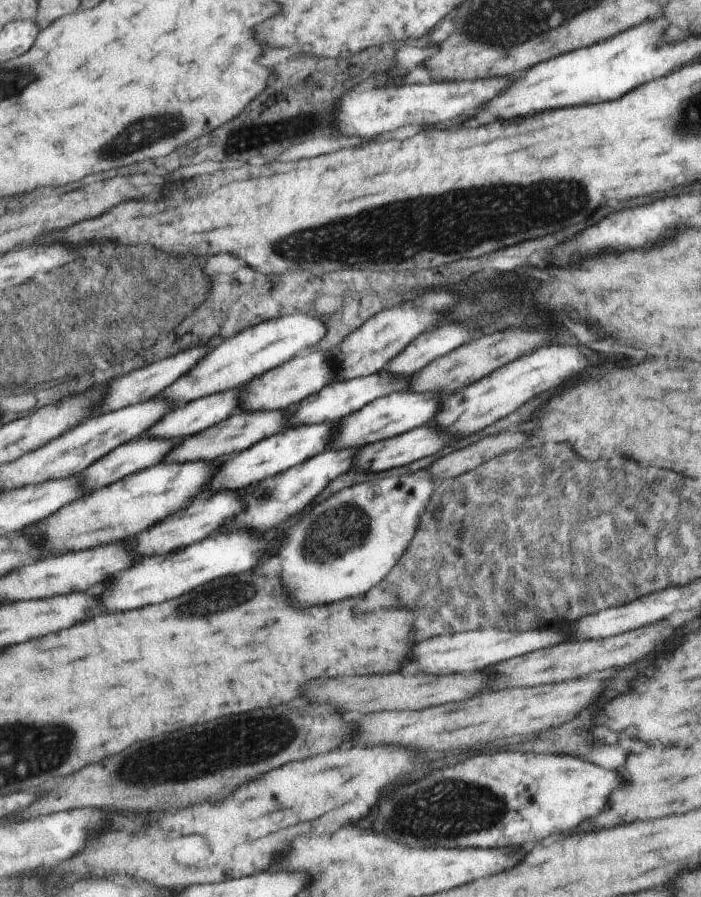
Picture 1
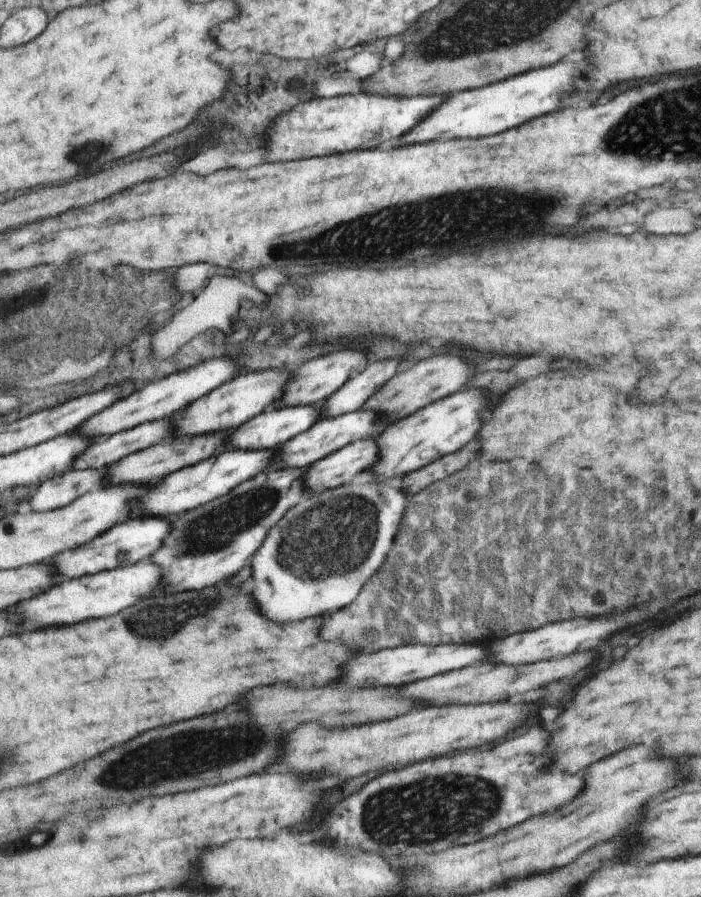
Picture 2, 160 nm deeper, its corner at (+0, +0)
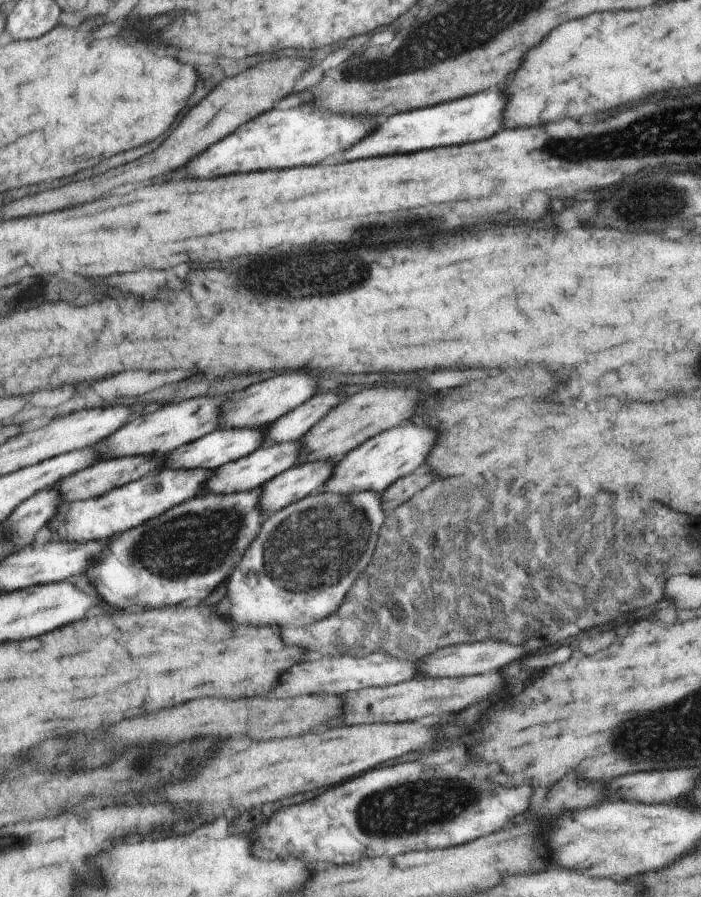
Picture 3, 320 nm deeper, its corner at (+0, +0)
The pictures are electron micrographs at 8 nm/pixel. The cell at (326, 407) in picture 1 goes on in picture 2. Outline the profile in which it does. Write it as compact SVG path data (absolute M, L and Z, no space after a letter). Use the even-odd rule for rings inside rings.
M305 405L302 407L269 408L259 416L254 416L248 423L241 428L233 430L226 438L226 446L237 450L261 451L262 449L278 450L288 440L295 438L295 435L305 432L317 421L323 419L320 414L319 405Z

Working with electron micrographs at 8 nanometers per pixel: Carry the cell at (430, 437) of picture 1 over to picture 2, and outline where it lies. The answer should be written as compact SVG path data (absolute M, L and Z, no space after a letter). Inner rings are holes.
M375 438L357 440L354 443L341 447L333 454L310 464L306 468L306 490L309 494L321 492L321 490L334 489L350 483L357 474L364 470L369 471L371 465L378 461L378 444Z

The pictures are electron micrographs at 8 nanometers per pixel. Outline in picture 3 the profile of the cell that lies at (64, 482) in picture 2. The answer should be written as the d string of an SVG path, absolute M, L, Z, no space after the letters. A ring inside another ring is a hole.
M57 488L45 489L37 494L34 494L29 500L21 503L15 509L6 521L2 522L2 526L7 526L7 538L11 538L15 542L15 546L23 548L27 544L33 543L35 536L39 534L39 530L48 526L48 522L57 514L60 507L61 493Z

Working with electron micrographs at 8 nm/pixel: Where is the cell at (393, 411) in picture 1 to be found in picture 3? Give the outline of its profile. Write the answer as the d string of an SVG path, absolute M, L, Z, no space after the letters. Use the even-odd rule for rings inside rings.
M300 439L290 443L278 445L263 445L250 455L244 456L236 461L228 462L217 468L215 473L206 484L203 494L230 495L233 493L244 493L261 488L269 479L281 474L298 462L300 455Z

